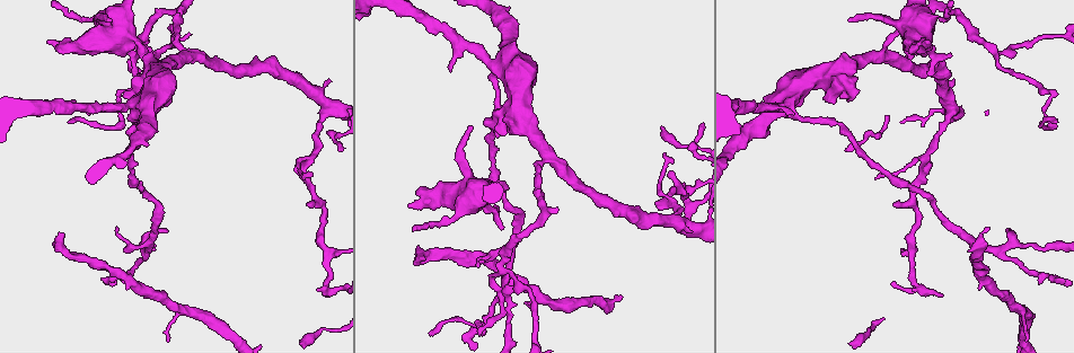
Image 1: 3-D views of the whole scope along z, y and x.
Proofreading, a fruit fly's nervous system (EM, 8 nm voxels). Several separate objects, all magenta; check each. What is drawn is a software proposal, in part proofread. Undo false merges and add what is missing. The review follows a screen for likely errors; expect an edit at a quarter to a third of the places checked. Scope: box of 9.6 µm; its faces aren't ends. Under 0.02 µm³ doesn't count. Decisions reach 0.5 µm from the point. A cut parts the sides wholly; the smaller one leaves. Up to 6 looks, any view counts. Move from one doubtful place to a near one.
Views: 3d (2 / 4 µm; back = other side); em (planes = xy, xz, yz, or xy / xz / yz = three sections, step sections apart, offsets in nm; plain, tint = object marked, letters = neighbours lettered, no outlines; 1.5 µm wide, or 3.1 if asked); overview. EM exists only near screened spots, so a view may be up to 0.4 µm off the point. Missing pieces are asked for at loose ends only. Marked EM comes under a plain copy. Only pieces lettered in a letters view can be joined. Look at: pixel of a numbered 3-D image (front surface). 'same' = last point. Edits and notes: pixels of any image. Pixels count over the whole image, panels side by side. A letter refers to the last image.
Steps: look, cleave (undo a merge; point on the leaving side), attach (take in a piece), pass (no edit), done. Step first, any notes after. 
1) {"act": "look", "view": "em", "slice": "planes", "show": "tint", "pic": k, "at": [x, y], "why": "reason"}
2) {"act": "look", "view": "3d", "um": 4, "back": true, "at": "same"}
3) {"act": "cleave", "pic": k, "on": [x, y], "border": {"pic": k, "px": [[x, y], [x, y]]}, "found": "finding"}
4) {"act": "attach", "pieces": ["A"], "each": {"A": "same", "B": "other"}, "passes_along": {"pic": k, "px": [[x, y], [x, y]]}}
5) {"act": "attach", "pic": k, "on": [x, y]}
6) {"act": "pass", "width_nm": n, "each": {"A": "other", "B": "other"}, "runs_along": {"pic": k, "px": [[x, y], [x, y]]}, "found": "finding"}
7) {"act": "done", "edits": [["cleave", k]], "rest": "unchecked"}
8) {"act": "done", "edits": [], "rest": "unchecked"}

{"act": "look", "view": "3d", "um": 2, "pic": 1, "at": [951, 54], "why": "thin end"}

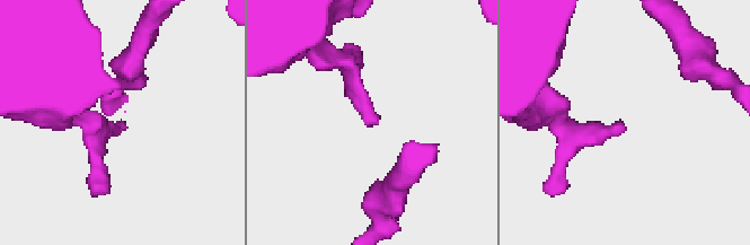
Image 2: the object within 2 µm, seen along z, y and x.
{"act": "look", "view": "em", "slice": "xy", "step": 4, "show": "letters", "pic": 2, "at": [374, 122], "why": "need the tissue"}

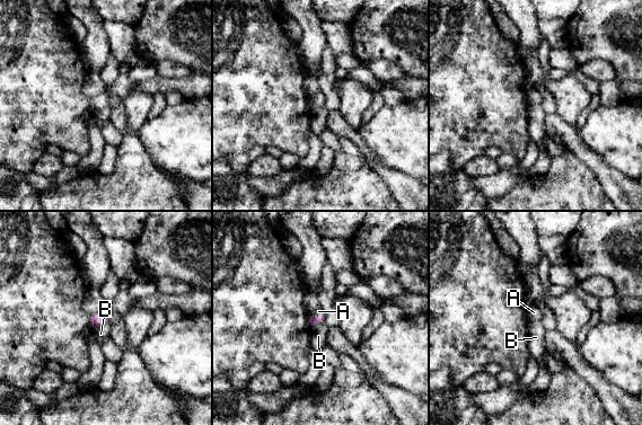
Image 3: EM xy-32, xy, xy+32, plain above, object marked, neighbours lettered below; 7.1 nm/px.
{"act": "attach", "pieces": ["A"], "each": {"A": "same", "B": "other"}, "passes_along": {"pic": 3, "px": [[313, 320], [317, 317], [318, 311]]}, "found": "it goes on there"}

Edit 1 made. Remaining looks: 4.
{"act": "look", "view": "em", "slice": "planes", "show": "letters", "pic": 1, "at": [111, 21], "why": "branch stops here"}

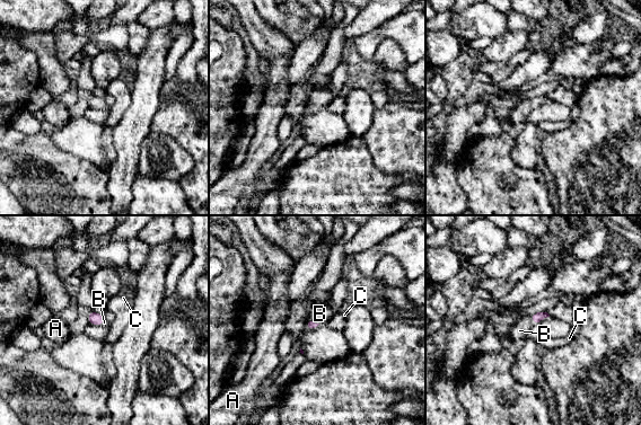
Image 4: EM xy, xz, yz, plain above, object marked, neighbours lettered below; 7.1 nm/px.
{"act": "attach", "pieces": ["B"], "each": {"A": "other", "B": "same", "C": "other"}, "passes_along": {"pic": 4, "px": [[536, 318], [532, 320], [519, 330]]}, "found": "the neuron continues"}

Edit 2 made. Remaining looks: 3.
{"act": "done", "edits": [["attach", 3], ["attach", 4]], "rest": "unchecked"}

